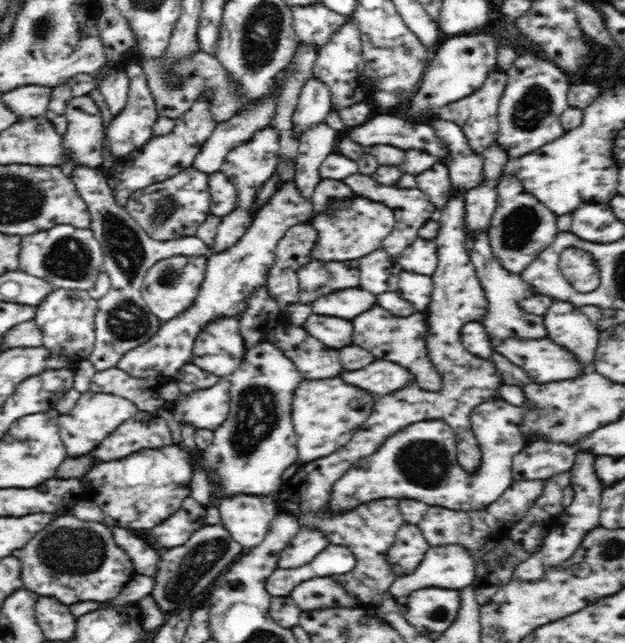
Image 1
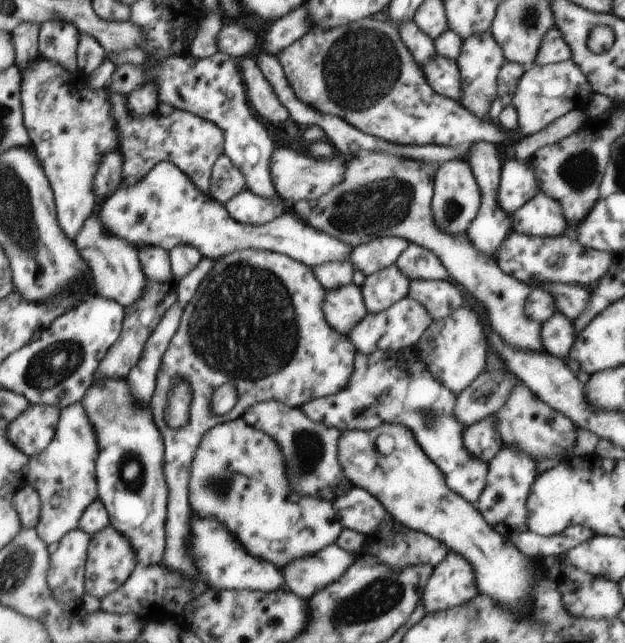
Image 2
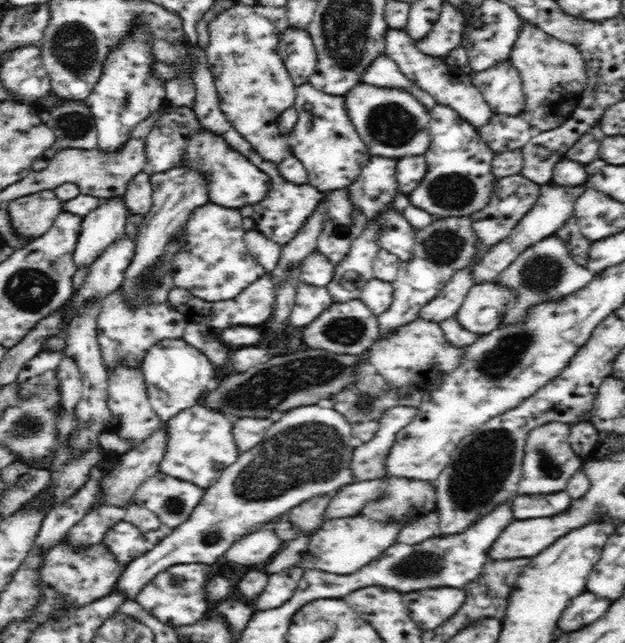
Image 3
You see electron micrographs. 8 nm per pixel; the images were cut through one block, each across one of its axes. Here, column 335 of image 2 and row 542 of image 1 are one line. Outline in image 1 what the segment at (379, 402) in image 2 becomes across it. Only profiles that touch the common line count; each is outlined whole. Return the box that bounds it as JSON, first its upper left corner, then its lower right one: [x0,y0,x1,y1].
[388,524,430,576]

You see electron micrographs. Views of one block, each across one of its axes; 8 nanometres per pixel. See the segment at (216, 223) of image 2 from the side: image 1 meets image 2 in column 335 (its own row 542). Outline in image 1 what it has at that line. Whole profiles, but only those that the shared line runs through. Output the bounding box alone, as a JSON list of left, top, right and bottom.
[216,495,278,551]

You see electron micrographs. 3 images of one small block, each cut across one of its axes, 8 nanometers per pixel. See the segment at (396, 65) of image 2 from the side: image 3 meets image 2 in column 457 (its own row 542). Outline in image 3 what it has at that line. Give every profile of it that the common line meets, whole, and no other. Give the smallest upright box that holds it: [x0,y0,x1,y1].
[102,520,154,566]

